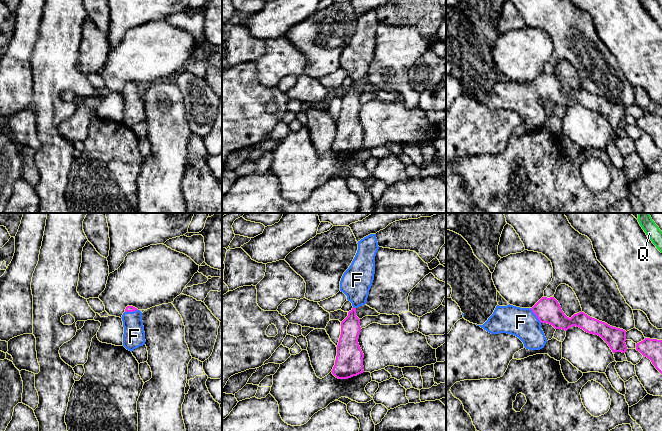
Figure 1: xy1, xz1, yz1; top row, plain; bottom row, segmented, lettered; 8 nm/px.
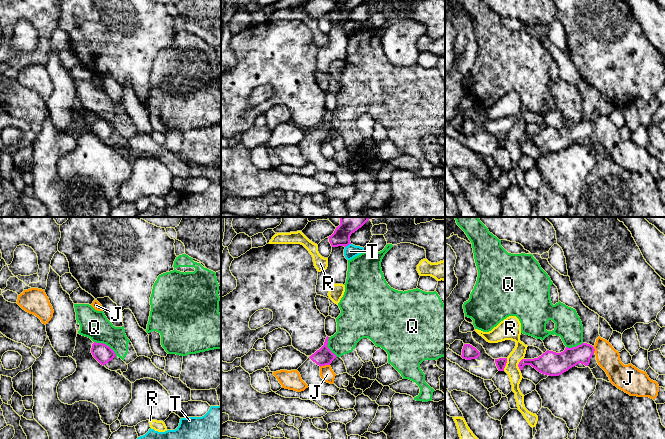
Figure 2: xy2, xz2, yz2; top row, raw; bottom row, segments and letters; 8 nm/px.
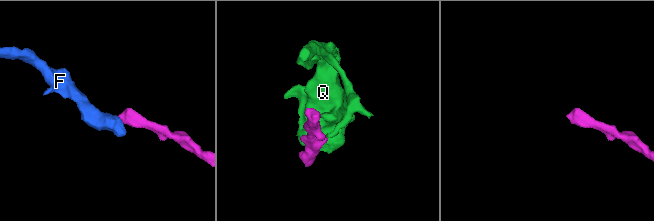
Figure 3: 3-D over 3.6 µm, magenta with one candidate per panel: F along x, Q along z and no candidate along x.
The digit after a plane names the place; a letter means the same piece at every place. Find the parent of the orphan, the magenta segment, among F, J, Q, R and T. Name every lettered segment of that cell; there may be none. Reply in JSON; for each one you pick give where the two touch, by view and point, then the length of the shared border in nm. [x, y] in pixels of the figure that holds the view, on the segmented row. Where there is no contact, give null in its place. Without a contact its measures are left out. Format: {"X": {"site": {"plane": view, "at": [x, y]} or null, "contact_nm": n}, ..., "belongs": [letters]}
{"F": {"site": {"plane": "yz1", "at": [535, 314]}, "contact_nm": 150}, "belongs": ["F"]}

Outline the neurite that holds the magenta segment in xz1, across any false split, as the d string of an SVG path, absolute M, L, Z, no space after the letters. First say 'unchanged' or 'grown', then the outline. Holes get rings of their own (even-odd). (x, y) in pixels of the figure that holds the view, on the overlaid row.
grown; M376 234L364 237L357 244L357 253L340 281L340 291L347 296L353 308L341 322L337 356L331 371L338 379L348 379L364 372L364 354L358 343L360 319L356 316L356 309L367 302L374 280L375 256L379 246Z

